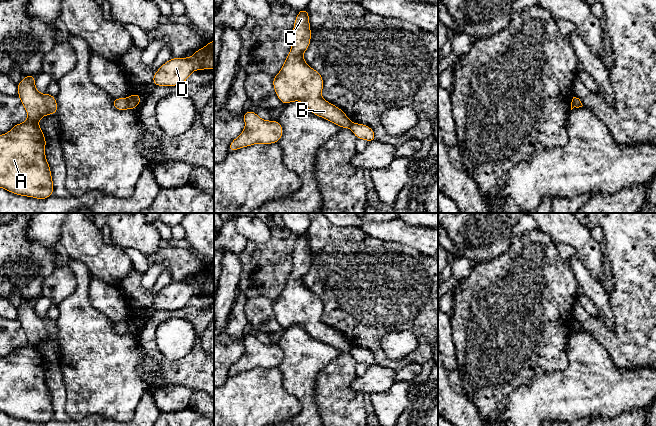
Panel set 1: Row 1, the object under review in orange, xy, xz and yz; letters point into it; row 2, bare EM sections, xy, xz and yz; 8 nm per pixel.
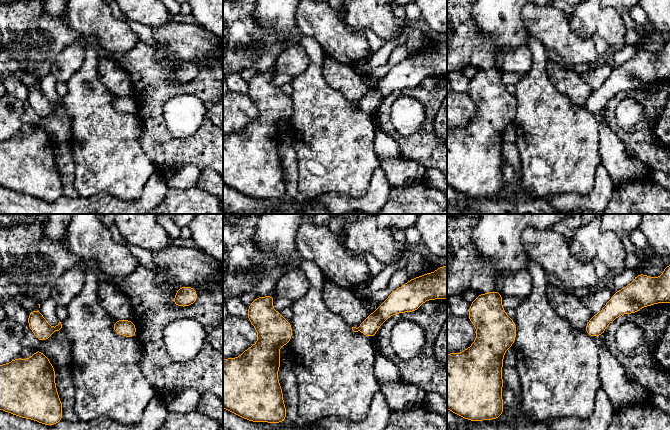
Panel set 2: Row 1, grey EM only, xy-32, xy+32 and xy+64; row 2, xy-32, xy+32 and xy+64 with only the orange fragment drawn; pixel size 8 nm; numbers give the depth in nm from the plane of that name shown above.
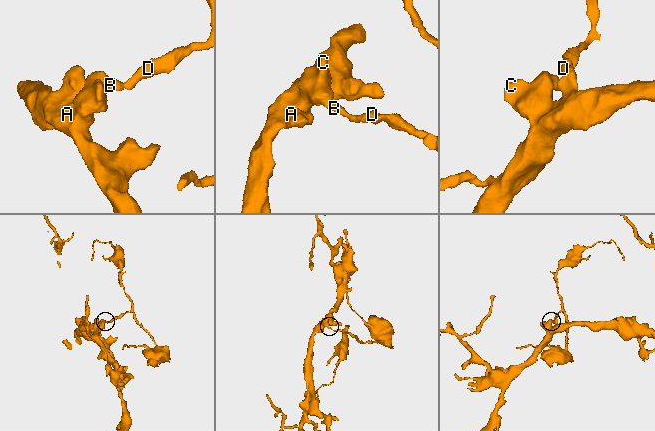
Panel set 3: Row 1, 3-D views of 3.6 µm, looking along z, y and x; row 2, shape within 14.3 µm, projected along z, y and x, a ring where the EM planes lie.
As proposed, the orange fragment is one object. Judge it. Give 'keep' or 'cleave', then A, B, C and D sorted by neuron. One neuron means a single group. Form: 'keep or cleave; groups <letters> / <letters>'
cleave; groups A B C / D

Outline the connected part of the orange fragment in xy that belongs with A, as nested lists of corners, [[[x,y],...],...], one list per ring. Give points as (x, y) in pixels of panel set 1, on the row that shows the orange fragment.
[[[25,75],[17,84],[18,97],[21,100],[28,119],[14,125],[8,133],[0,135],[0,188],[11,193],[44,200],[53,195],[51,169],[45,156],[47,143],[38,121],[49,114],[57,114],[56,98],[48,92],[42,95],[35,88],[36,75]]]

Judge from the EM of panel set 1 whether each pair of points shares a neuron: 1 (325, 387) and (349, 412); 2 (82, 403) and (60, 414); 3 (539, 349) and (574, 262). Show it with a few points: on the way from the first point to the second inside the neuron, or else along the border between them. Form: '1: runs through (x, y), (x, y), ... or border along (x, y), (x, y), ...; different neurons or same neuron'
1: runs through (331, 393), (343, 406); same neuron
2: border along (65, 388), (65, 412), (68, 415); different neurons
3: border along (566, 262), (579, 285); different neurons

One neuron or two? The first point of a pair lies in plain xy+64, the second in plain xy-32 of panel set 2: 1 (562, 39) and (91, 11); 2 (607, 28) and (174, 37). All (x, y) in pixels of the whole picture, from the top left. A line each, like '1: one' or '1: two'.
1: one
2: two

